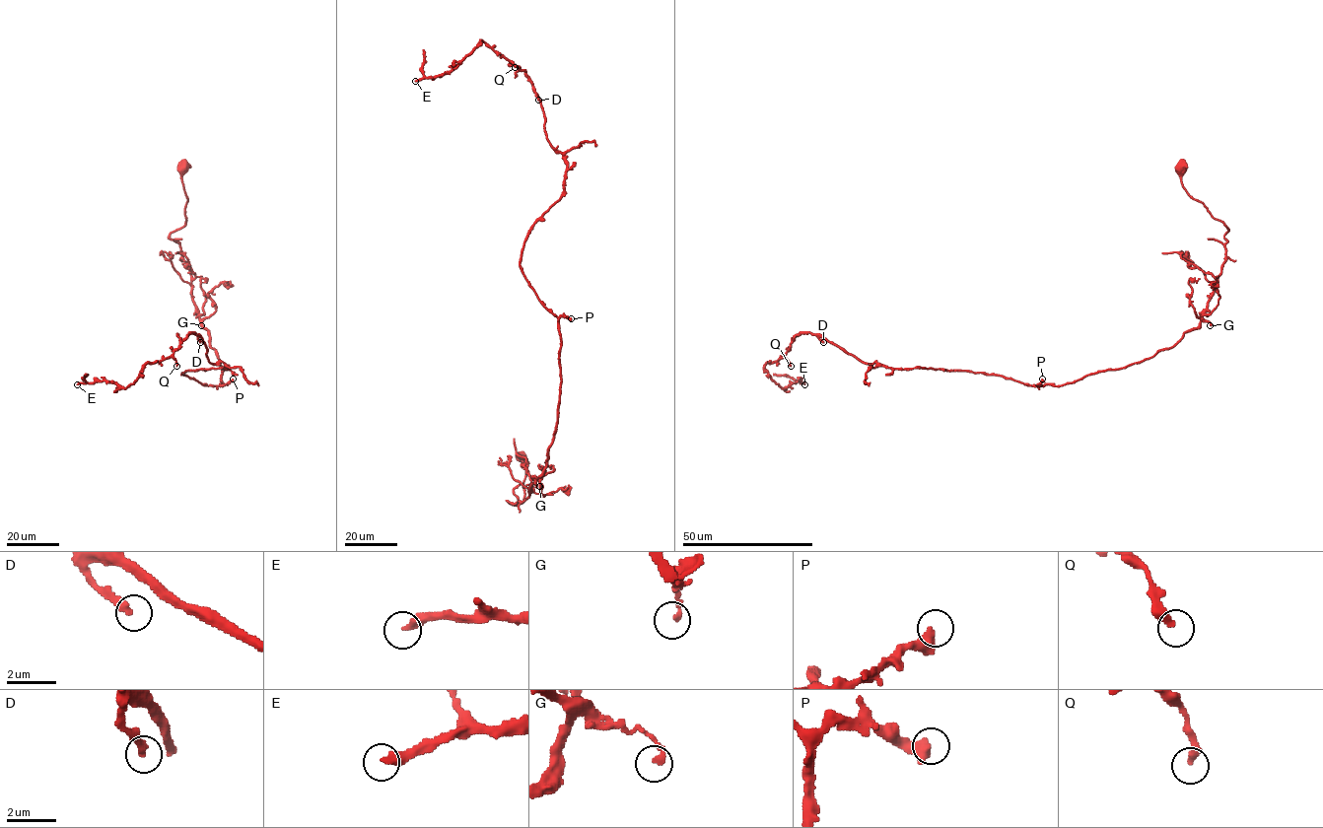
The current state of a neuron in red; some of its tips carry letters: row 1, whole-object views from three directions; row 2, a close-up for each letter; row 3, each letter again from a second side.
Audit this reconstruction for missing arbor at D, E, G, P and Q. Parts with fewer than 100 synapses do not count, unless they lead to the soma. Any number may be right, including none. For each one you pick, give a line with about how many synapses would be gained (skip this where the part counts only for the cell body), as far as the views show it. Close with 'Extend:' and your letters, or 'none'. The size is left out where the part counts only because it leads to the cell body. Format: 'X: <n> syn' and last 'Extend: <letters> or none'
E: 250 syn
Extend: E

